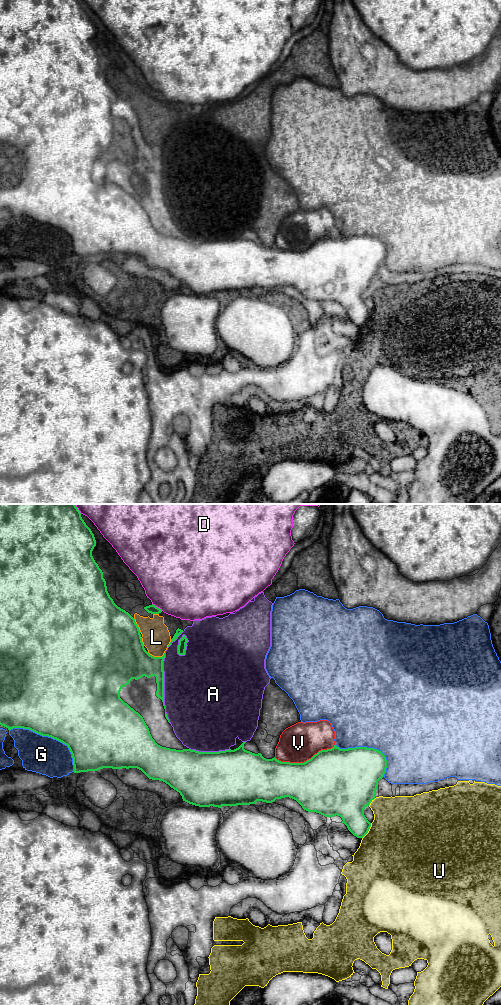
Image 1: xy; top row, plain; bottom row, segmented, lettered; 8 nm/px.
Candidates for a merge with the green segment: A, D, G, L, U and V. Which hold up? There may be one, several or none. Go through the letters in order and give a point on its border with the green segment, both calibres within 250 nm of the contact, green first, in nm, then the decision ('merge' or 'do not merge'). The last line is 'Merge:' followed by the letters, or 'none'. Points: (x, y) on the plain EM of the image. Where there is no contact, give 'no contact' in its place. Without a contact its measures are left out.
A: xy (163, 169) | 220/500 nm | do not merge
D: xy (157, 95) | 70/500 nm | do not merge
G: xy (50, 224) | 500/300 nm | do not merge
L: xy (156, 145) | 360/220 nm | do not merge
U: xy (368, 318) | 240/500 nm | do not merge
V: xy (304, 250) | 480/300 nm | do not merge
Merge: none

